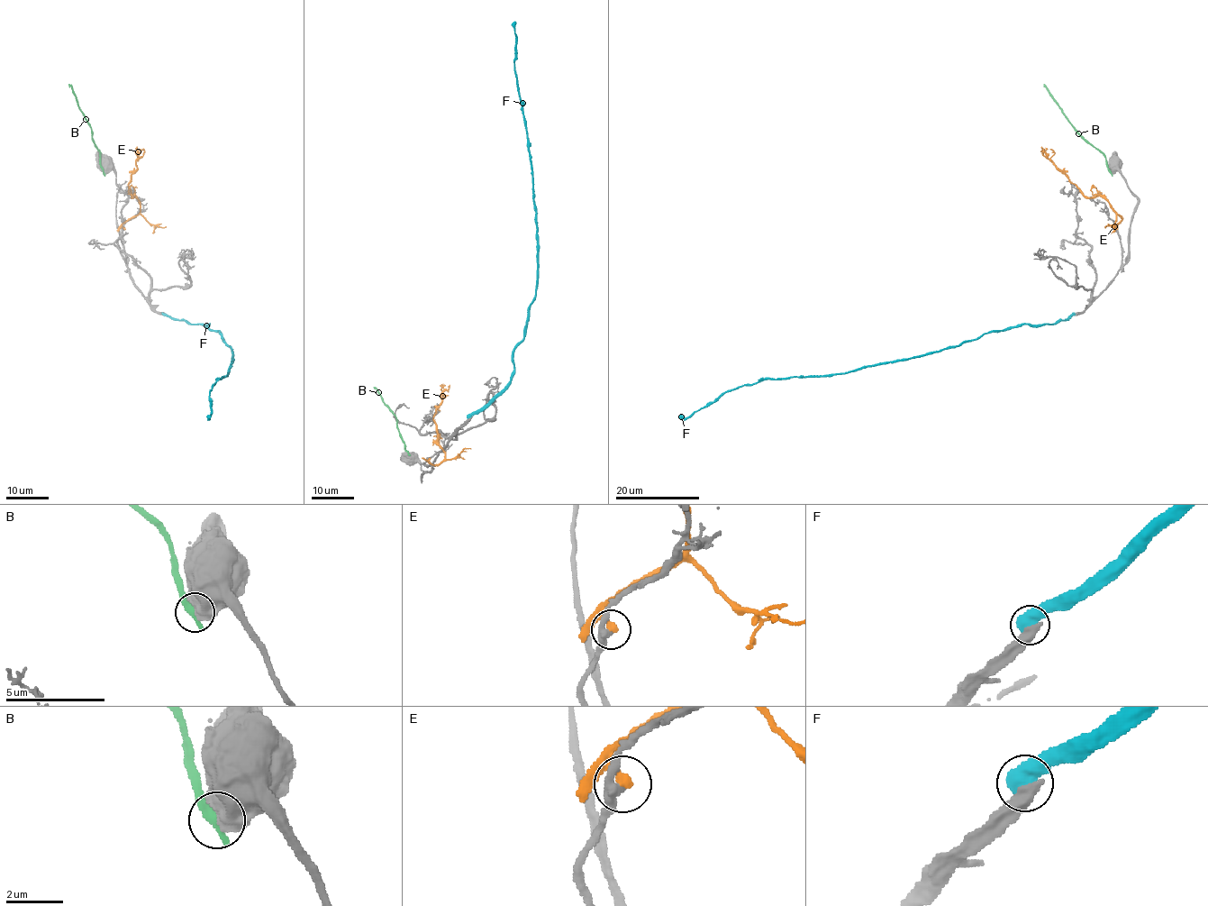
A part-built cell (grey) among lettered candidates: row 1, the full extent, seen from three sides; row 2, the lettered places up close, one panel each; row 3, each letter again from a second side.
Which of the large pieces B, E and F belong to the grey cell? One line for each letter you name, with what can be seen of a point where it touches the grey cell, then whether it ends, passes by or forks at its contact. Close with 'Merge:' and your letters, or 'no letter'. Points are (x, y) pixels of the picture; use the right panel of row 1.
Merge: no letter

